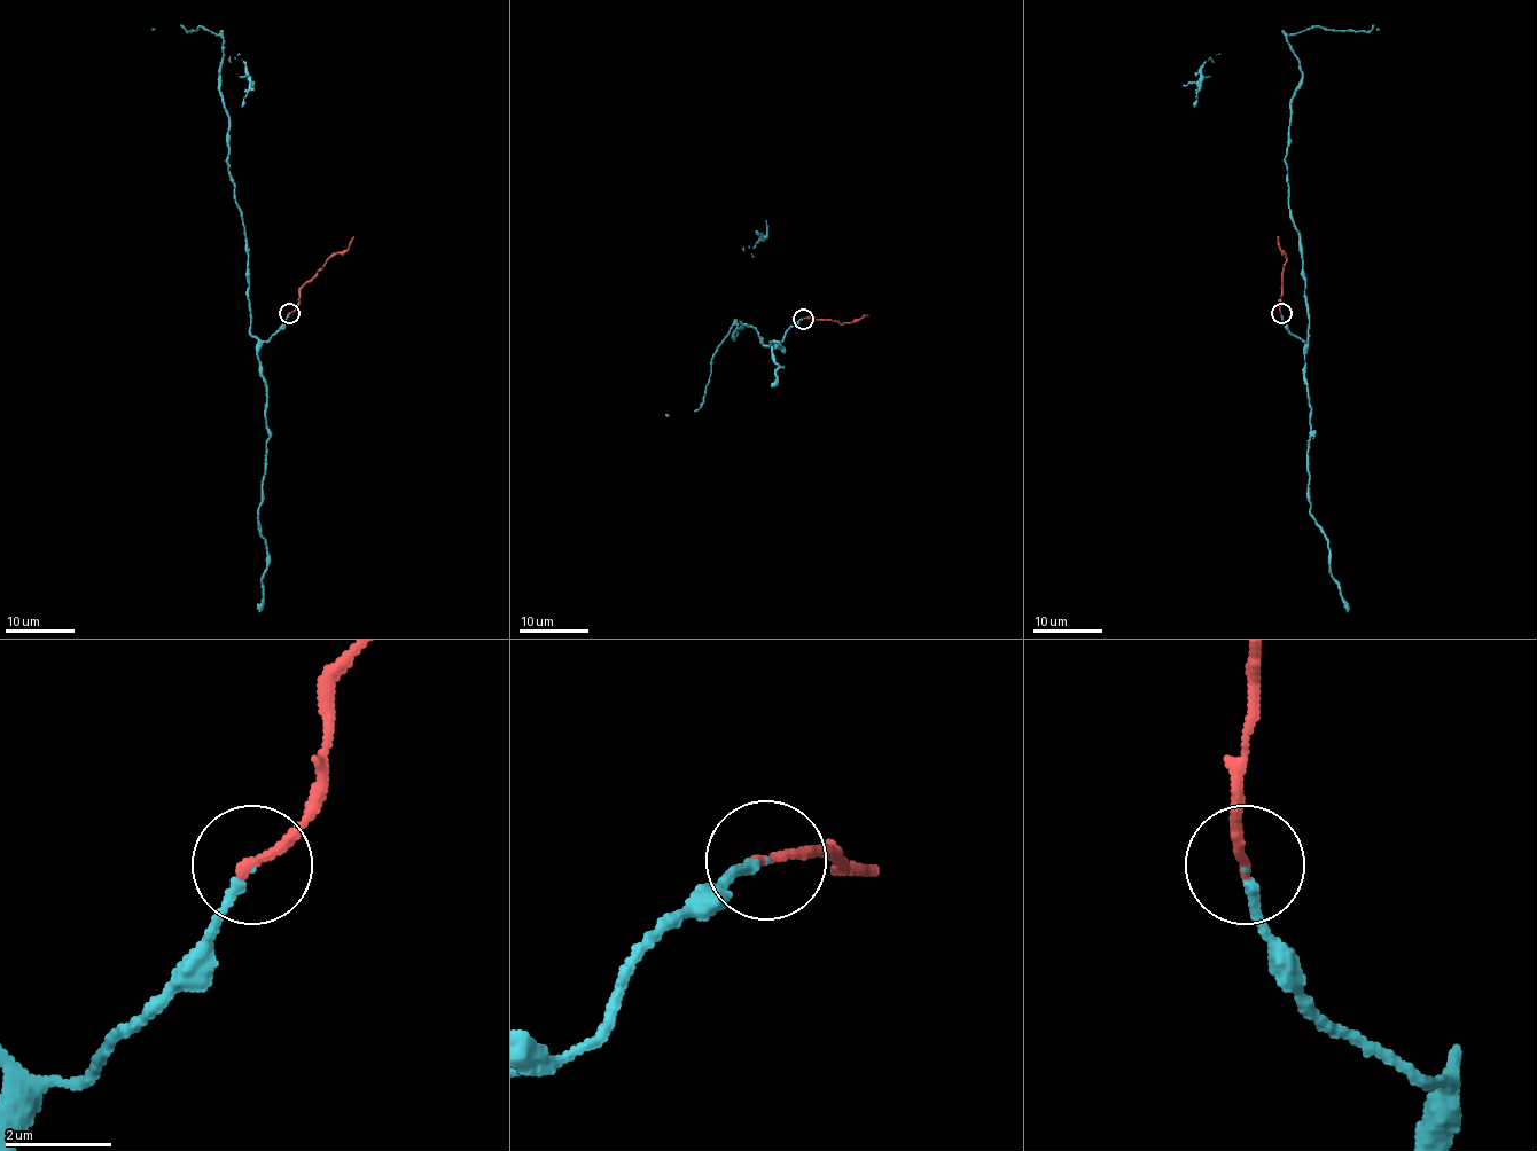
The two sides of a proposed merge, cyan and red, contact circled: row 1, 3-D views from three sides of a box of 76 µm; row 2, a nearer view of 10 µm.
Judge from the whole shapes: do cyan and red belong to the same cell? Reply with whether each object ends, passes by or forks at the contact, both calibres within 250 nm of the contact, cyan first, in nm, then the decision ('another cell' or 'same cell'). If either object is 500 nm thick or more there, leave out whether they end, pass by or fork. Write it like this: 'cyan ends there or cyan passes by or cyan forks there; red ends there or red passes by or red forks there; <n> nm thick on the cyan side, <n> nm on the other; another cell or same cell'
cyan ends there; red ends there; 130 nm thick on the cyan side, 200 nm on the other; same cell

